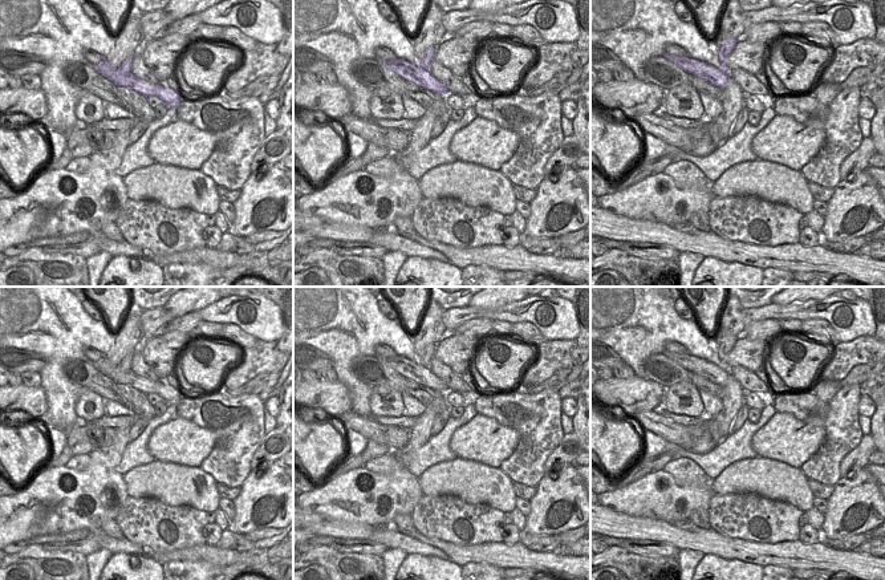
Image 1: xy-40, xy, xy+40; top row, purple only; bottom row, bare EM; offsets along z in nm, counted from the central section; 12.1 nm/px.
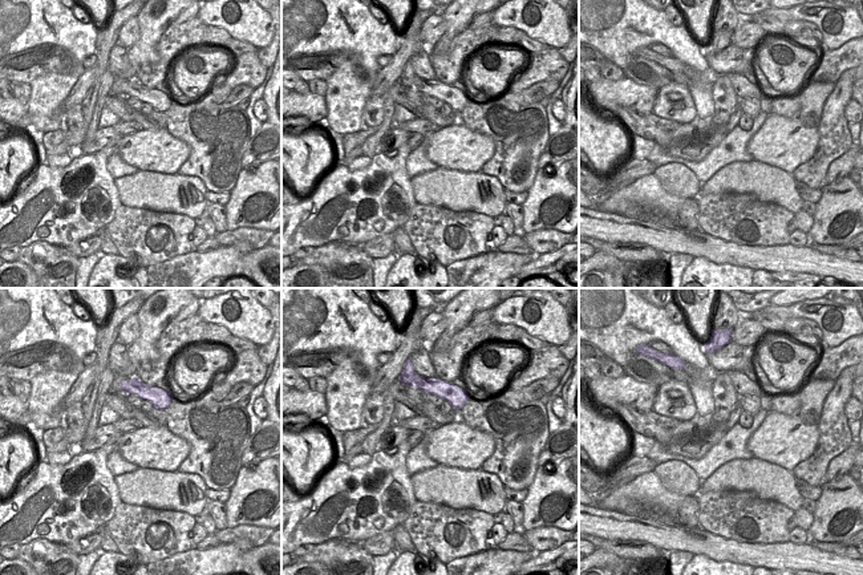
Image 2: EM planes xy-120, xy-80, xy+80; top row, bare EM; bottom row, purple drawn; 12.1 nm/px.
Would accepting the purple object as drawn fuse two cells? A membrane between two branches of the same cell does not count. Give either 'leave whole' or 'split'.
split

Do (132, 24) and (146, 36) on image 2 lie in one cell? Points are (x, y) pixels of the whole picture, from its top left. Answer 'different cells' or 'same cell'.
different cells

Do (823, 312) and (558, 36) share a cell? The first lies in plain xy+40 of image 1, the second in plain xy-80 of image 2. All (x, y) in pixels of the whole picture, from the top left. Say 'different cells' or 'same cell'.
same cell

